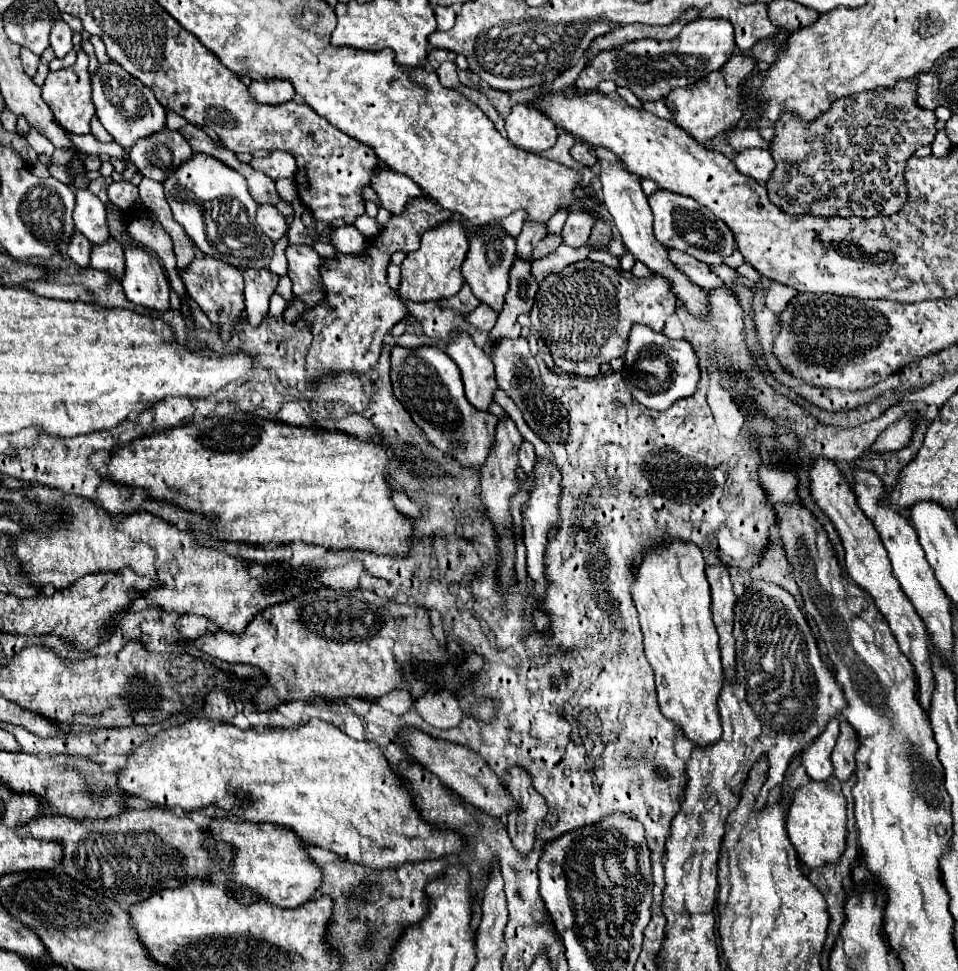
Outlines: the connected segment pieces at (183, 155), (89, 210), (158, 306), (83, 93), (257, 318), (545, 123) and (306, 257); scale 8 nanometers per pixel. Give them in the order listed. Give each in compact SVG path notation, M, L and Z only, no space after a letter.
M164 130L156 132L156 136L138 140L130 150L130 160L146 178L164 182L180 164L192 158L192 154L194 150L180 132Z
M76 190L76 208L74 208L74 224L80 234L84 234L90 244L100 246L110 238L106 206L88 190Z
M130 246L126 254L126 274L122 288L134 306L166 312L170 308L170 284L160 262L144 248Z
M78 52L76 62L70 68L48 72L46 82L42 86L42 98L54 112L54 118L68 130L70 134L88 134L90 132L90 120L94 116L94 104L92 104L92 80L88 74L88 56L86 52Z
M244 270L244 282L246 282L246 318L252 326L260 326L264 316L268 314L268 302L278 286L278 276L270 270Z
M516 104L512 108L506 118L506 134L514 146L536 154L552 148L558 138L556 126L530 104Z
M292 246L286 250L288 258L288 276L292 280L294 296L304 302L304 306L316 306L324 300L324 286L320 282L320 270L324 266L324 258L314 248Z

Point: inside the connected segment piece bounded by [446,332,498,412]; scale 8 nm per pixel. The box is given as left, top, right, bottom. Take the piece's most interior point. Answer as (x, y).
(477, 370)

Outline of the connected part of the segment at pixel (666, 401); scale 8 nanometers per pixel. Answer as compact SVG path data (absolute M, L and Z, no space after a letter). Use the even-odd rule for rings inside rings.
M636 326L630 332L630 340L628 340L628 352L624 356L626 360L626 368L628 368L628 376L626 376L626 384L628 390L632 392L632 396L644 404L646 408L652 410L666 410L670 408L676 400L680 398L688 398L696 392L698 388L698 380L700 380L700 368L698 368L698 358L692 350L692 346L686 340L670 340L666 338L662 332L652 332L650 328L644 326ZM646 358L664 358L668 364L668 374L648 374L644 370L640 370L640 360Z

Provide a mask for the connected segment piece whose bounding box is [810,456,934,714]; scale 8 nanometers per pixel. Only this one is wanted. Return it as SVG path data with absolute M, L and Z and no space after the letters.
M816 456L812 460L810 494L812 494L814 502L820 506L820 510L830 518L836 532L840 534L840 540L842 540L842 546L844 546L844 552L846 552L844 556L846 556L848 576L874 598L876 608L886 618L892 634L898 640L898 646L900 646L902 654L914 664L918 702L924 708L924 714L930 714L930 700L932 700L932 690L934 690L934 672L932 672L932 662L930 662L928 634L926 634L926 628L924 628L920 616L916 614L912 602L906 598L906 594L902 592L898 580L892 576L890 558L888 558L886 548L882 546L882 540L880 540L876 528L866 518L866 514L860 510L860 506L856 502L856 496L854 496L852 488L848 486L846 478L842 476L842 472L838 470L836 462L832 462L826 456Z

